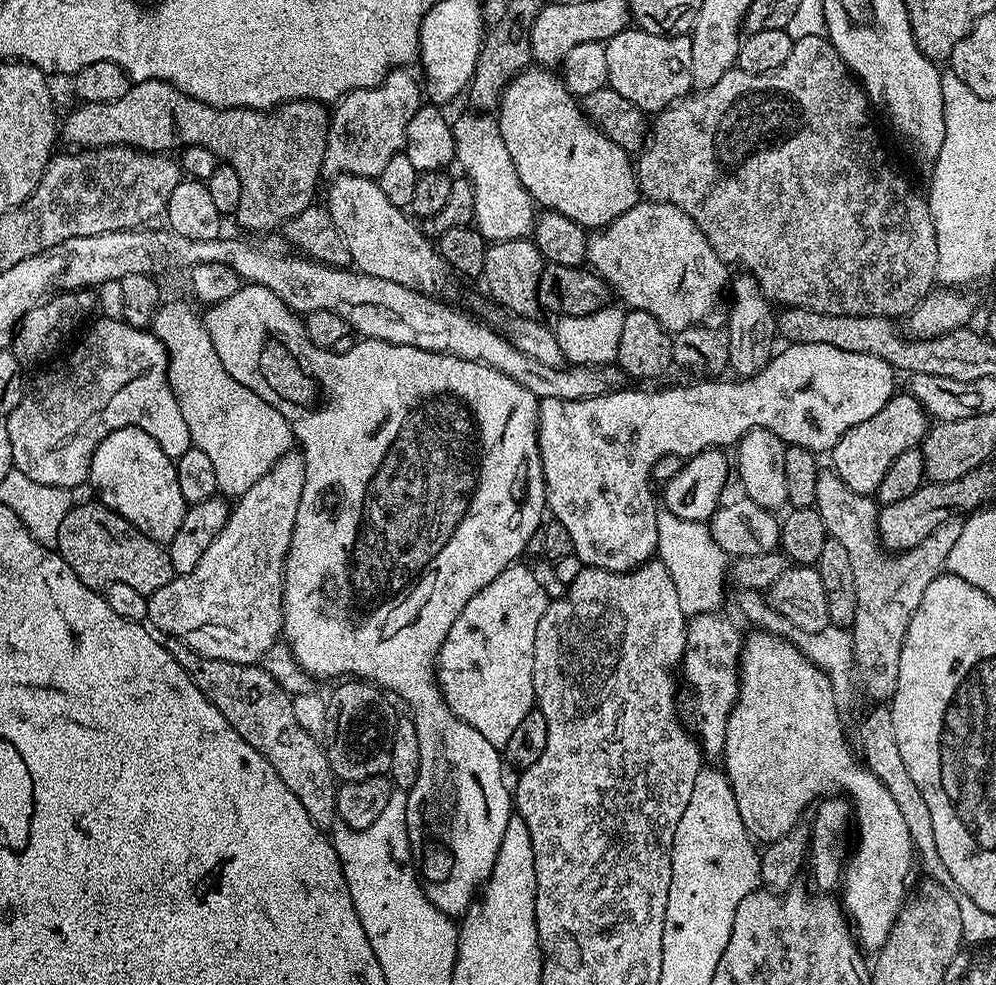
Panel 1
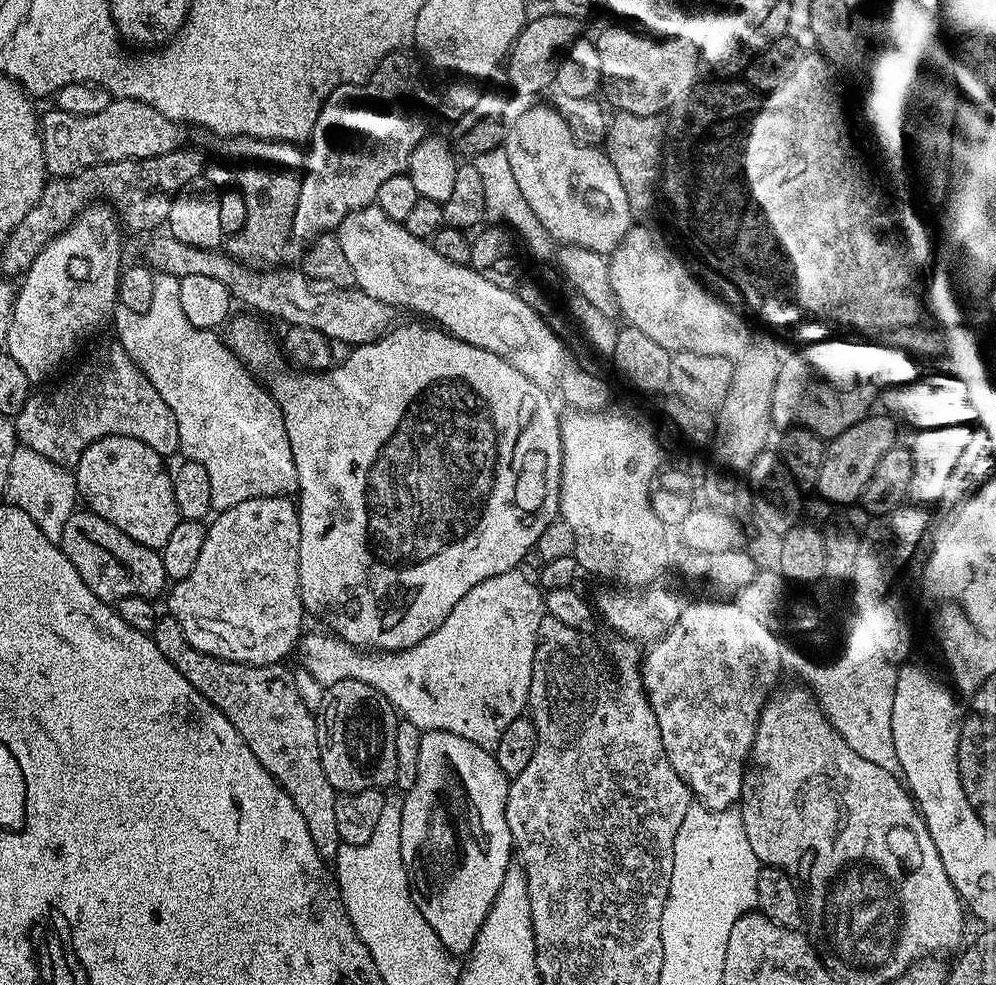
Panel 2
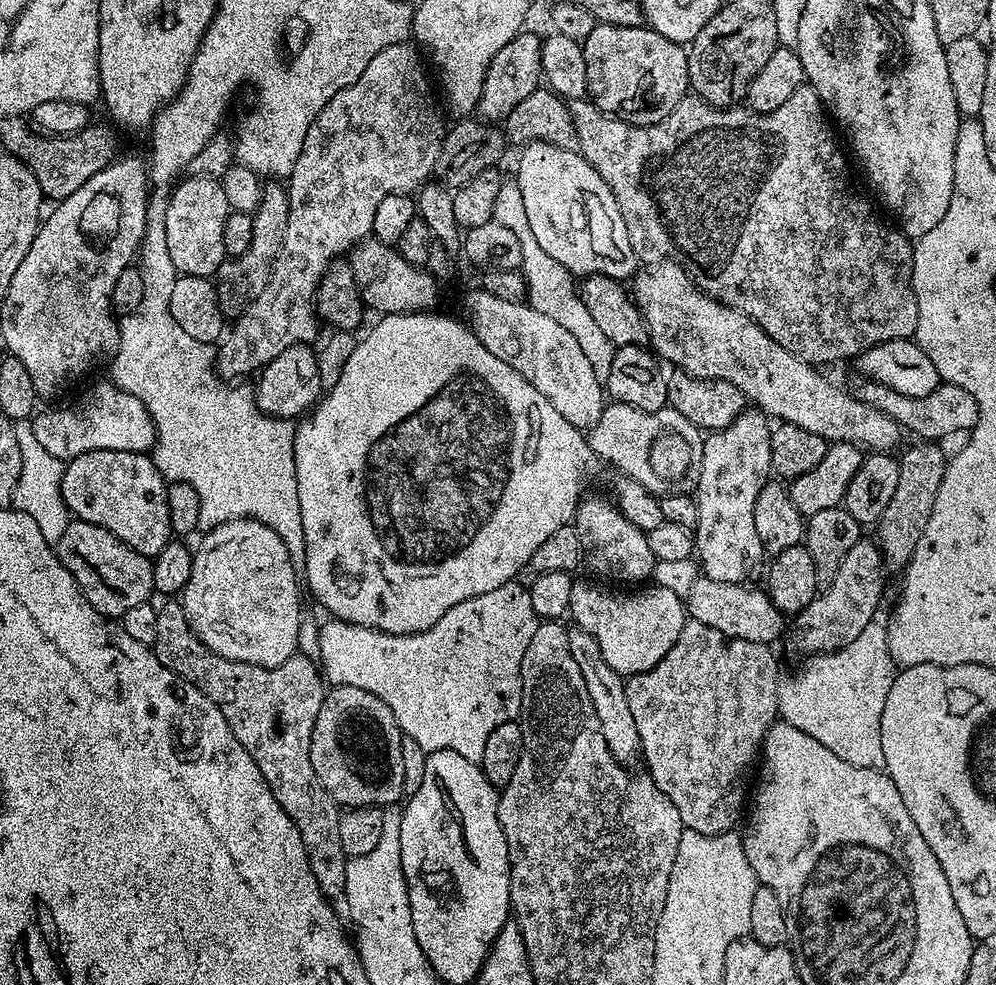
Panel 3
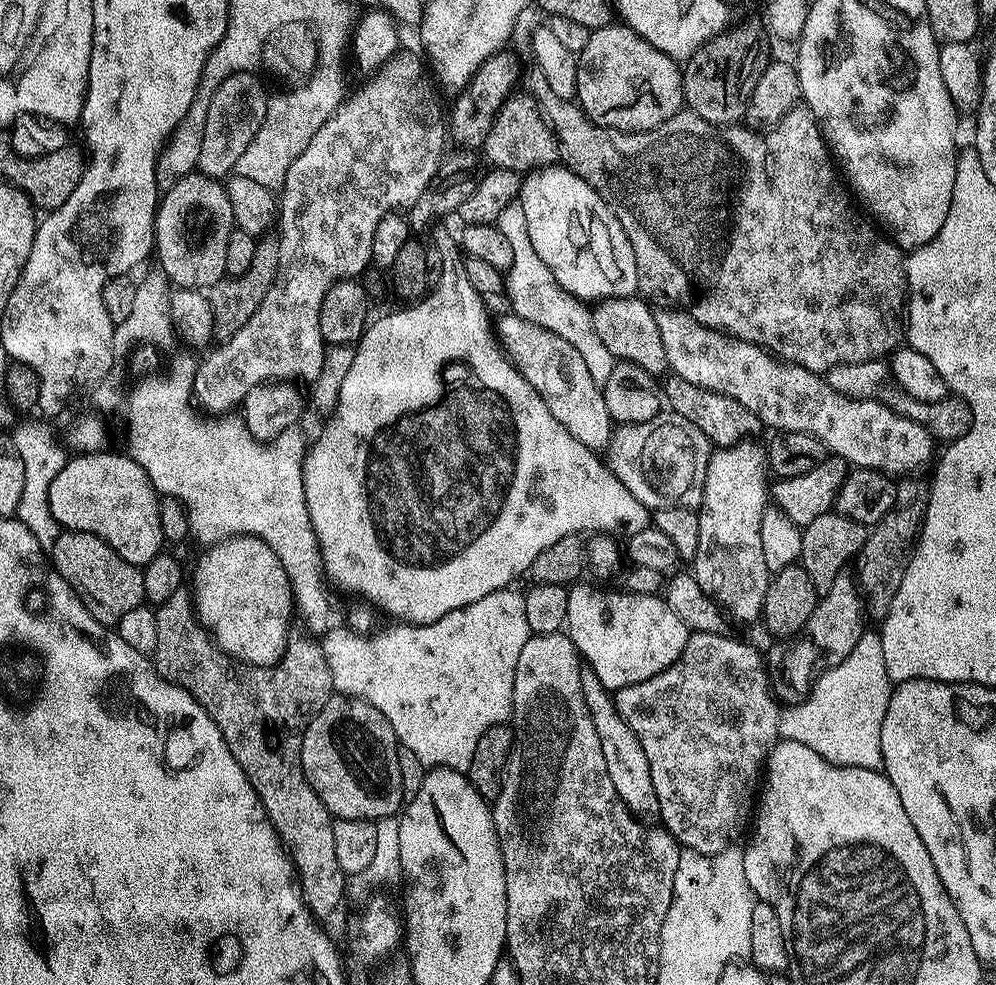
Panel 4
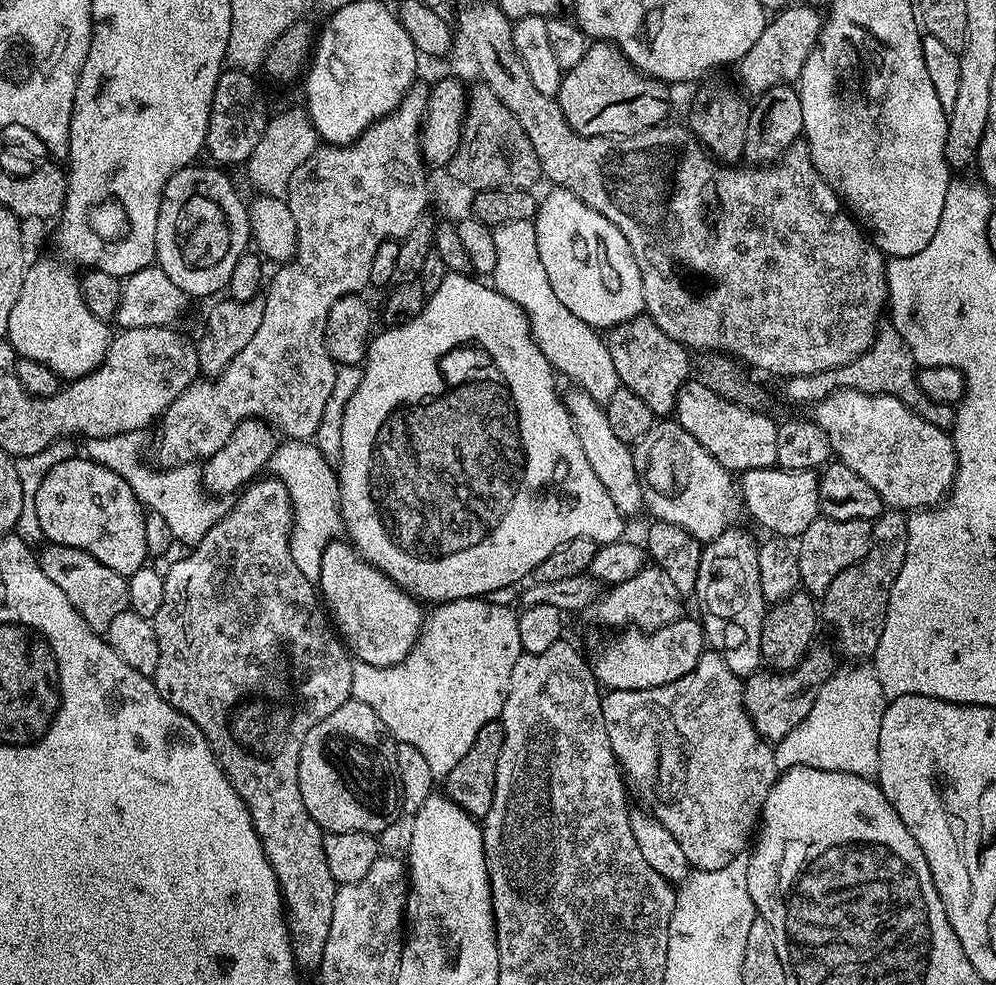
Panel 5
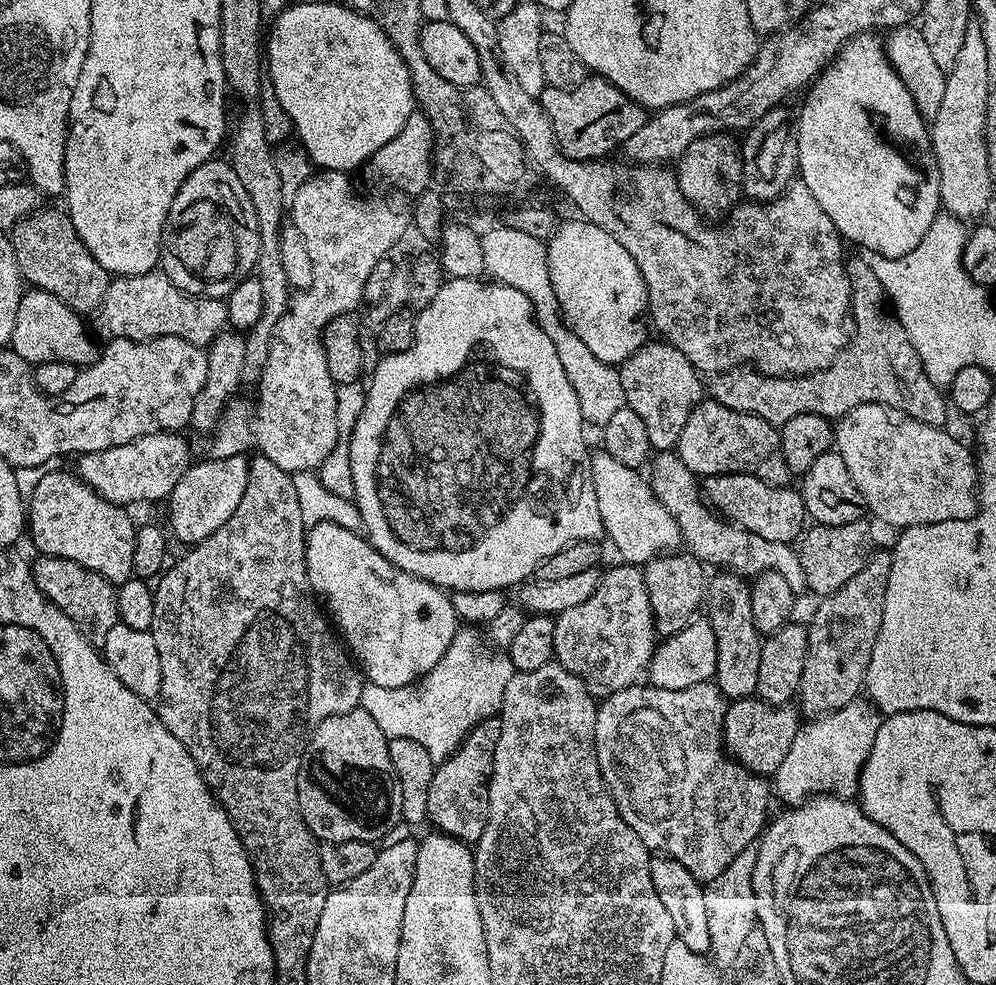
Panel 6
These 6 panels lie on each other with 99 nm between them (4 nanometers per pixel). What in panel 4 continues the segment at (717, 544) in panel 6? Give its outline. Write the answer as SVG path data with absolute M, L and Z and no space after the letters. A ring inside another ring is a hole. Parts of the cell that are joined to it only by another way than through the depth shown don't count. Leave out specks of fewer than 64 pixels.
M661 410L650 422L641 424L621 424L613 431L612 442L606 452L606 462L612 473L638 498L640 504L645 504L650 510L657 508L691 508L699 509L706 486L706 472L710 466L710 458L714 445L682 414L671 410Z

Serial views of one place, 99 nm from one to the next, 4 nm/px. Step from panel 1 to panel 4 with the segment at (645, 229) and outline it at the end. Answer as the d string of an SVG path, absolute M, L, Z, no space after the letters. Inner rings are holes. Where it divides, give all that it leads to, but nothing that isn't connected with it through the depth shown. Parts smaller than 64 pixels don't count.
M683 310L657 311L656 321L662 334L662 346L666 346L669 369L675 375L686 378L686 382L694 382L694 386L702 386L706 390L726 394L726 398L734 398L734 402L746 406L750 414L757 416L765 429L814 434L814 438L821 440L831 455L841 456L852 468L869 468L893 478L911 477L919 468L926 467L928 463L929 467L933 463L932 435L909 416L900 415L879 400L857 400L855 396L843 396L828 385L823 375L797 364L789 364L756 344L702 326Z

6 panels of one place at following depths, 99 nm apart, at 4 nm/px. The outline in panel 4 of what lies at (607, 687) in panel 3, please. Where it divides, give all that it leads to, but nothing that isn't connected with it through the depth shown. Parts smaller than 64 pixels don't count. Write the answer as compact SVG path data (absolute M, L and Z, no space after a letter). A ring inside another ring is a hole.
M584 668L581 669L580 677L583 698L586 699L587 709L590 710L591 721L594 722L594 730L597 731L602 756L606 761L606 770L609 771L614 790L633 816L648 824L656 822L660 817L661 806L658 804L658 794L654 791L654 782L650 776L650 764L641 742L618 714L613 695L598 681L598 676L591 669Z

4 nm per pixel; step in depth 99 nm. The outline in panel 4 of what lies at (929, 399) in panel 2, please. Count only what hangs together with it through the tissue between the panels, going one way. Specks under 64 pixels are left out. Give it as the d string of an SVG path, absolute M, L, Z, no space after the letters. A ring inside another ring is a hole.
M887 359L867 360L861 364L839 364L834 366L826 374L828 385L835 392L841 392L843 396L855 396L857 400L879 400L889 408L899 412L902 416L909 416L914 422L918 422L937 441L951 442L958 439L972 421L970 406L959 396L952 394L938 402L918 402L910 394L906 394L900 385L892 377L892 369Z

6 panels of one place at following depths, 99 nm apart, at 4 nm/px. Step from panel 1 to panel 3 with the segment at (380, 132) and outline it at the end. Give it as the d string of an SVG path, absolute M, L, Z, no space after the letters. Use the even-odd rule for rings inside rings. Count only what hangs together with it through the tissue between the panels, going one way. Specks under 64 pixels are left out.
M412 42L391 44L378 50L378 54L370 58L370 66L362 70L358 82L338 90L338 94L322 106L310 130L306 130L302 154L298 154L298 162L286 180L290 218L286 218L282 250L274 262L266 290L262 290L262 294L258 294L258 298L254 298L254 302L235 317L233 324L236 325L233 328L231 325L219 341L216 366L221 377L244 378L247 372L255 373L278 358L286 346L315 341L318 317L314 301L322 274L333 260L351 253L371 233L374 210L378 210L382 198L390 194L415 193L431 177L428 176L431 172L433 175L446 124L440 121L440 112L432 101L432 88L428 85L428 76L419 55L417 45Z

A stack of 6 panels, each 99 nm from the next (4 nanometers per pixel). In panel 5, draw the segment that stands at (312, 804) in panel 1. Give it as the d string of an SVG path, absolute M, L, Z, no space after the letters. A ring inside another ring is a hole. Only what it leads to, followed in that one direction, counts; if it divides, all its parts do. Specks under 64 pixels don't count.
M267 478L257 479L247 485L239 493L237 502L233 508L229 507L224 515L216 521L216 524L191 549L189 556L184 556L181 560L173 562L164 572L164 585L166 591L162 598L162 606L158 609L158 614L152 620L154 634L158 638L158 666L154 683L156 689L184 716L189 716L195 724L202 730L206 742L212 748L212 753L216 755L216 761L220 763L221 770L226 774L226 778L234 786L234 790L242 798L242 802L250 810L250 818L254 822L254 830L264 847L266 858L274 870L274 874L280 883L280 893L284 895L284 911L288 922L288 937L292 940L292 953L297 965L301 969L319 969L320 959L326 950L326 938L330 938L330 918L334 918L334 898L338 885L330 874L330 865L326 863L326 850L324 849L325 833L306 814L306 806L302 806L302 790L298 790L298 758L302 754L302 742L306 742L306 734L326 714L338 710L342 702L346 702L352 695L352 665L353 657L347 647L342 643L339 635L334 631L322 601L318 595L318 588L315 583L308 581L301 570L298 570L297 563L291 557L291 532L292 532L292 504L291 496L287 493L286 486L278 479Z

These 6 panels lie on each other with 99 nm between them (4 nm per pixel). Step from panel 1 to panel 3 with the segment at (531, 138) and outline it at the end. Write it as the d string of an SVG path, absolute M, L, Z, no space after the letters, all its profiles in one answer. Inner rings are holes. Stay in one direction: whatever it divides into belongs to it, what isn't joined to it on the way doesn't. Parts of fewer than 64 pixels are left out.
M532 140L519 152L520 161L516 164L514 179L518 190L522 190L522 203L526 205L526 218L530 218L530 230L534 230L534 238L538 238L542 250L546 250L554 262L562 262L562 266L566 266L566 270L577 278L609 276L624 282L635 276L638 257L632 251L618 202L614 202L614 194L602 180L602 174L598 174L598 170L594 170L579 151L559 148L545 140Z

